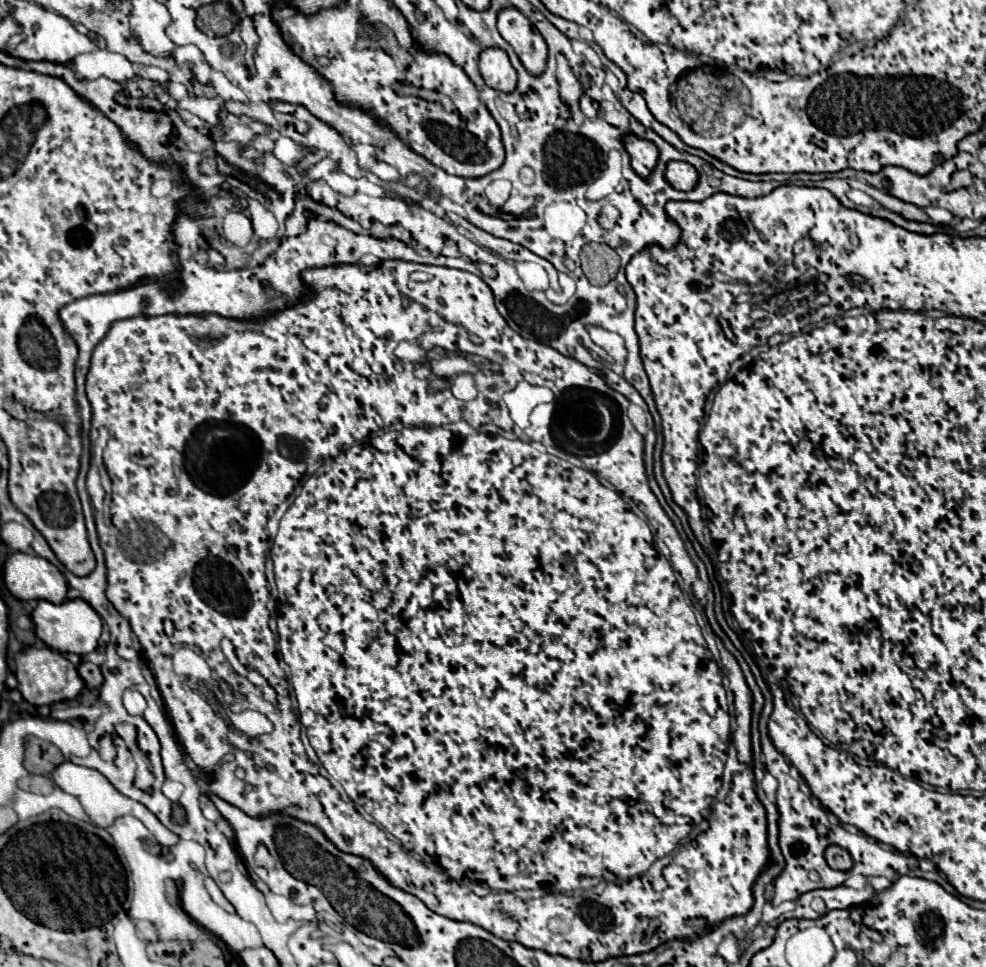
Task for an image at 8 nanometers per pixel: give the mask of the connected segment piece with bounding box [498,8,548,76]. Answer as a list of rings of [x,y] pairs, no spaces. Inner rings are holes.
[[[506,8],[498,14],[500,36],[514,48],[522,66],[532,76],[540,76],[546,68],[548,48],[540,32],[532,28],[530,20],[516,8]]]

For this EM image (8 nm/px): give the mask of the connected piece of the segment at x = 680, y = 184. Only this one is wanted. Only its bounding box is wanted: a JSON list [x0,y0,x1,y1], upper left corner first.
[666,162,698,192]

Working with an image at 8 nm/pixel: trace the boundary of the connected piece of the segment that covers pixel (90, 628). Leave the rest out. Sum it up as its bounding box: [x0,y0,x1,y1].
[32,598,102,656]

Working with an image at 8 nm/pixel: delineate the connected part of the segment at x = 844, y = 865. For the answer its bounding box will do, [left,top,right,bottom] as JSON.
[824,844,852,872]

